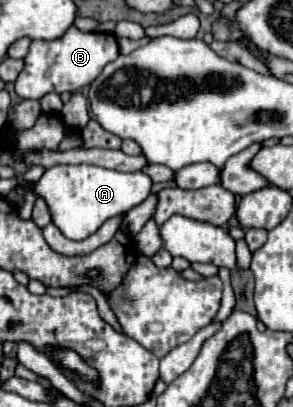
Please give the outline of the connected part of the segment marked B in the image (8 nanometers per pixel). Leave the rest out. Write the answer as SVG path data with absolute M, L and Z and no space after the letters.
M76 25L52 41L32 41L30 53L24 59L24 69L16 79L16 93L22 99L42 99L46 93L76 93L82 87L90 85L102 69L120 55L118 41L114 33L92 31L84 33Z

